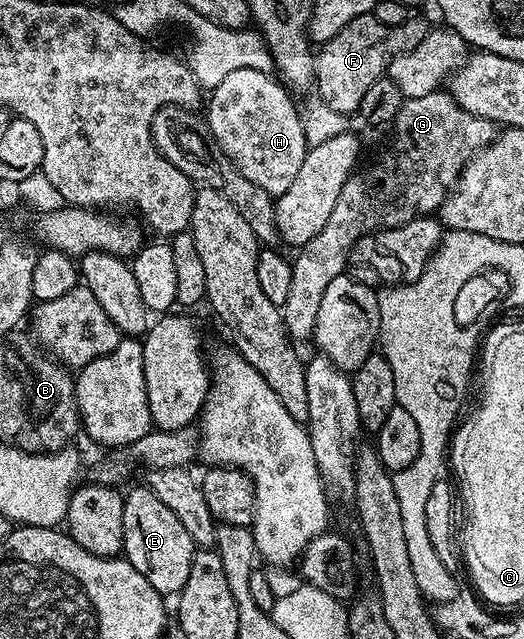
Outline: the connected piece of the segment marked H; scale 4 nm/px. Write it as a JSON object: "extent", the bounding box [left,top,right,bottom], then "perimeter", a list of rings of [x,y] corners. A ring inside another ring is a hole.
{"extent":[206,69,309,197],"perimeter":[[[234,69],[234,73],[226,73],[226,77],[222,77],[222,82],[207,96],[206,107],[208,103],[208,115],[206,114],[206,122],[208,124],[208,135],[220,146],[220,152],[228,158],[228,162],[235,167],[238,173],[242,173],[242,177],[246,177],[246,181],[258,185],[258,189],[266,189],[266,193],[273,197],[279,197],[282,193],[286,193],[286,189],[290,189],[290,185],[294,181],[294,177],[298,177],[298,168],[302,166],[302,161],[306,161],[306,153],[309,146],[306,141],[306,133],[304,126],[300,120],[301,112],[296,111],[296,105],[292,101],[289,88],[285,86],[279,78],[273,77],[266,71],[258,69]]]}

